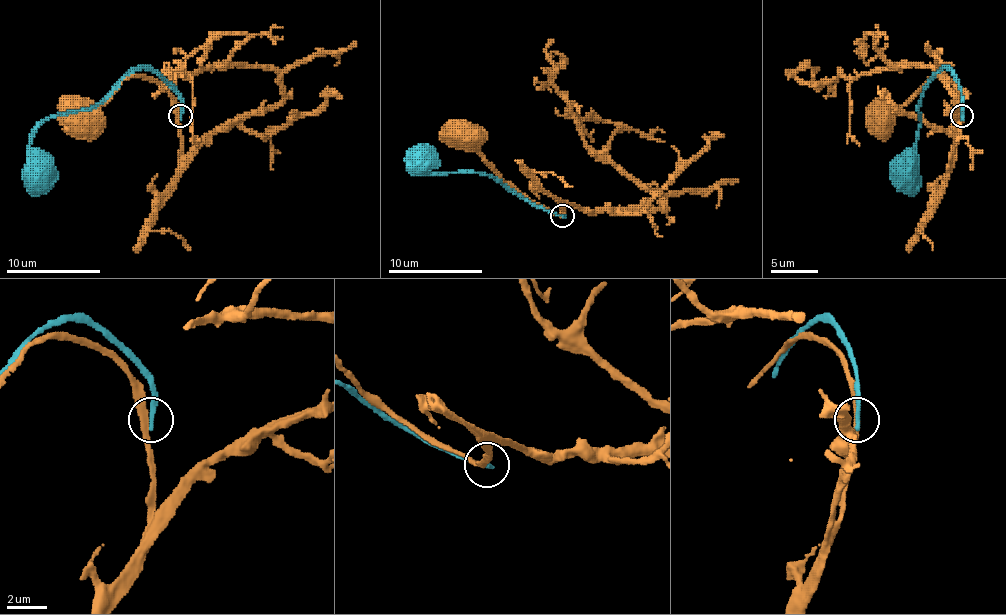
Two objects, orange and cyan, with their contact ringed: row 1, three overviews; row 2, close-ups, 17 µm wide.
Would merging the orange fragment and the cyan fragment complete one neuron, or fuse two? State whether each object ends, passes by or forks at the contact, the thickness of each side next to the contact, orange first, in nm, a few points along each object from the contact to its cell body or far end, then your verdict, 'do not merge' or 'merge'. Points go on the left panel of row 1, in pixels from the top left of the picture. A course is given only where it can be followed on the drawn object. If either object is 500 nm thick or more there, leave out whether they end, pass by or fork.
orange passes by | cyan ends | 240/260 nm | orange via (178, 115), (178, 103), (159, 84), (126, 77), (84, 122) | cyan via (181, 115), (181, 98), (155, 72), (136, 67), (98, 103), (50, 115), (29, 146), (29, 176), (46, 193) | do not merge

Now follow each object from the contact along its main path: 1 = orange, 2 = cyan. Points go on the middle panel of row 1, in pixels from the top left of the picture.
1: (560, 215), (520, 196), (466, 141)
2: (563, 215), (548, 212), (480, 172), (421, 175), (411, 170), (421, 170), (428, 163)

